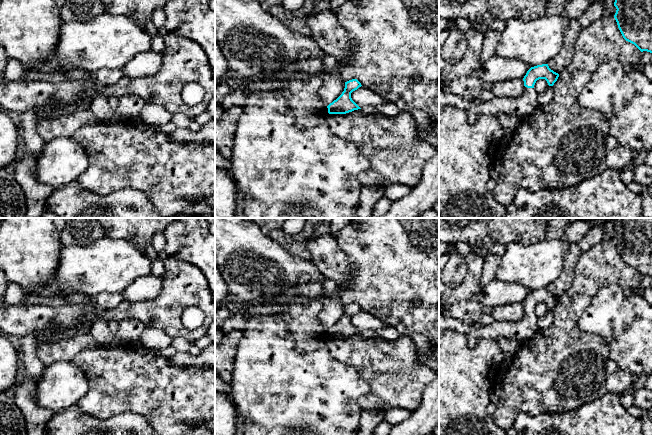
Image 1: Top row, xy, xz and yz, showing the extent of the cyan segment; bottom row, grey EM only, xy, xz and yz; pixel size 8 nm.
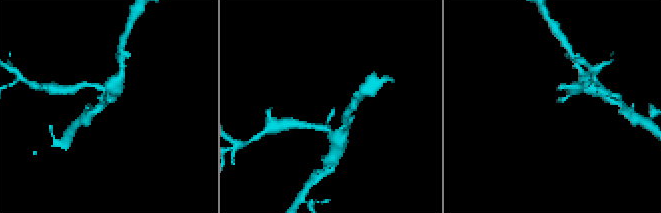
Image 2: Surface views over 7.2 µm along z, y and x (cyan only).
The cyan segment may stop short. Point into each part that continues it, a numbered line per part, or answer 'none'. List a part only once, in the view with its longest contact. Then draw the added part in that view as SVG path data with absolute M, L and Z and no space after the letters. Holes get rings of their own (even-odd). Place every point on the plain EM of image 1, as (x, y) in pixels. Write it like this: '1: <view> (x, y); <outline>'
1: yz (524, 329); M525 311L524 316L518 321L494 321L490 325L479 325L447 318L439 313L439 329L452 329L459 333L468 334L472 340L491 338L497 341L501 337L512 337L523 343L530 340L538 331L537 320L538 317L534 312Z

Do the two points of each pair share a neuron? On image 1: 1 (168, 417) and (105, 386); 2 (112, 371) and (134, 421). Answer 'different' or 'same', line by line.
1: same
2: different

